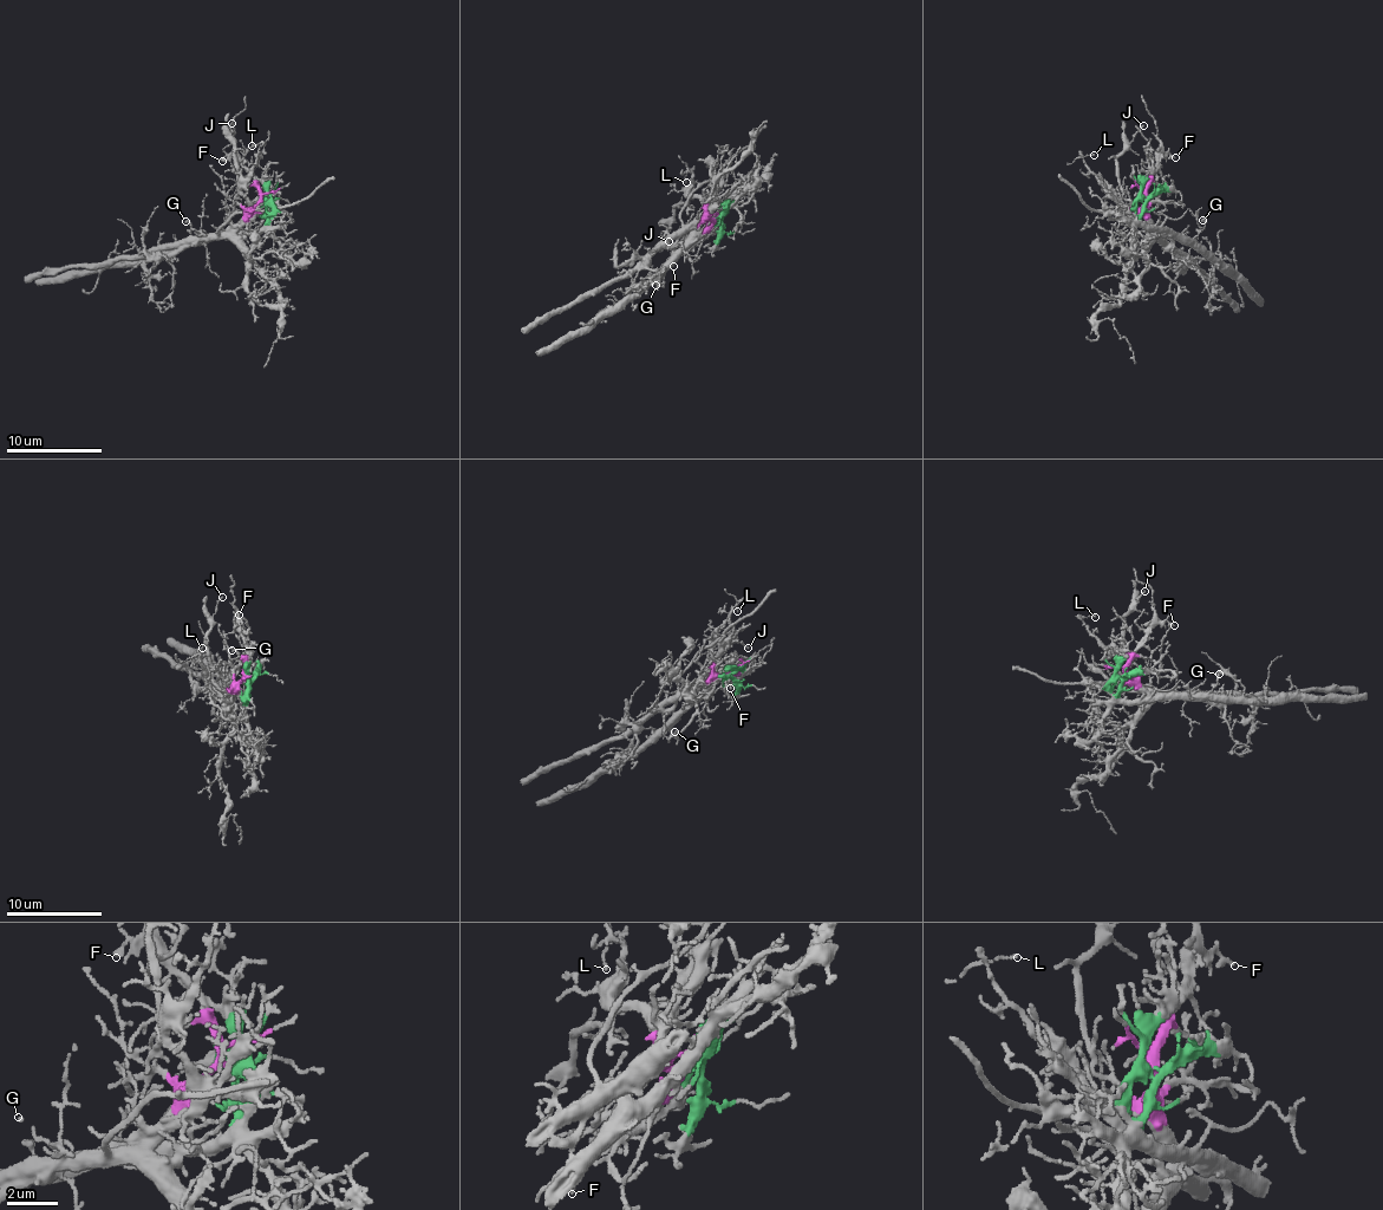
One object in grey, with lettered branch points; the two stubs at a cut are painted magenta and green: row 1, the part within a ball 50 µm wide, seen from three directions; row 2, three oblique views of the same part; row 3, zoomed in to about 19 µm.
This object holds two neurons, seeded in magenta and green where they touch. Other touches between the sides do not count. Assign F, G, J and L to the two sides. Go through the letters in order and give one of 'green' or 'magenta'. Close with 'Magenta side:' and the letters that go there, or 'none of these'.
F: magenta
G: green
J: magenta
L: magenta
Magenta side: F, J, L

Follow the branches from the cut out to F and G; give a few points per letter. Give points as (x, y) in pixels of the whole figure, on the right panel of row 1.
F: (1146, 196), (1153, 166), (1163, 155), (1175, 157)
G: (1146, 195), (1141, 218), (1145, 223), (1189, 239), (1205, 225), (1202, 219)

